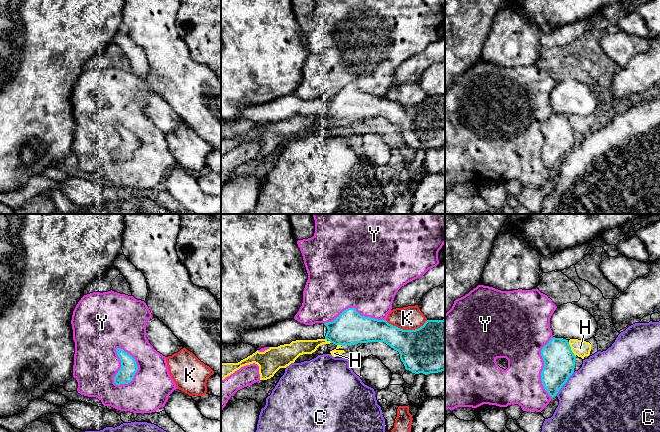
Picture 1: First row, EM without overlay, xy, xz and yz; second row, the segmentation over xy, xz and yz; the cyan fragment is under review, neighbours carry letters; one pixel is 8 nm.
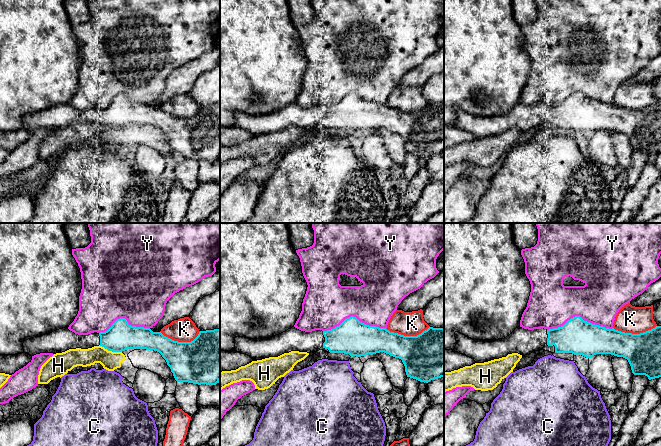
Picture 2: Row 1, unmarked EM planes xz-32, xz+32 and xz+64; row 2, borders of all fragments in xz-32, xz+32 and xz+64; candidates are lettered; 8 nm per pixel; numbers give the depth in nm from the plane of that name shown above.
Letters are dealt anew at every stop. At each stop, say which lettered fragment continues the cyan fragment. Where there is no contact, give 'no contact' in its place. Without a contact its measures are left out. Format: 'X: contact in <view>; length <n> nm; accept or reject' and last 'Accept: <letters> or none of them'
C: contact in yz; length 240 nm; reject
H: contact in yz; length 130 nm; reject
K: contact in xz; length 340 nm; reject
Y: contact in xy; length 320 nm; reject
Accept: none of them

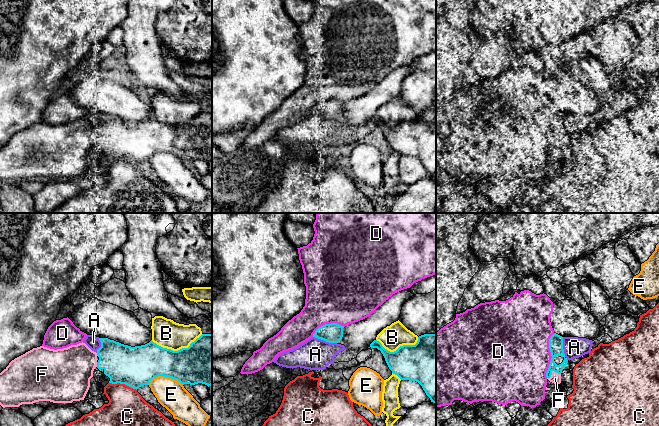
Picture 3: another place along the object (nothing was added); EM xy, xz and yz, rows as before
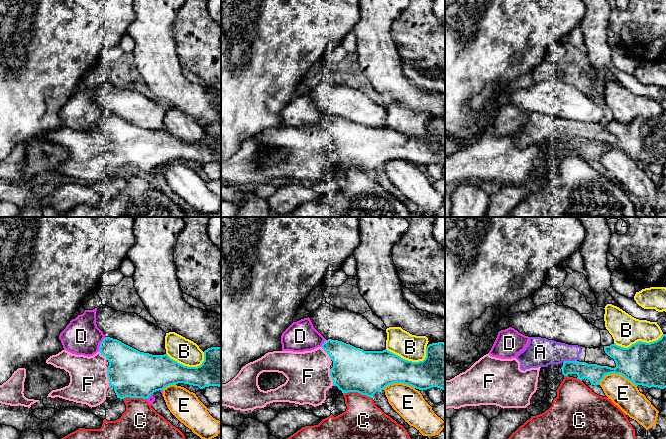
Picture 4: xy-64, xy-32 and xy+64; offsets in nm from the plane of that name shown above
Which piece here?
A: contact in xz; length 200 nm; reject
B: contact in xy; length 420 nm; reject
C: contact in xy; length 240 nm; reject
D: contact in yz; length 360 nm; reject
E: contact in xy; length 280 nm; reject
F: contact in yz; length 120 nm; accept
Accept: F

